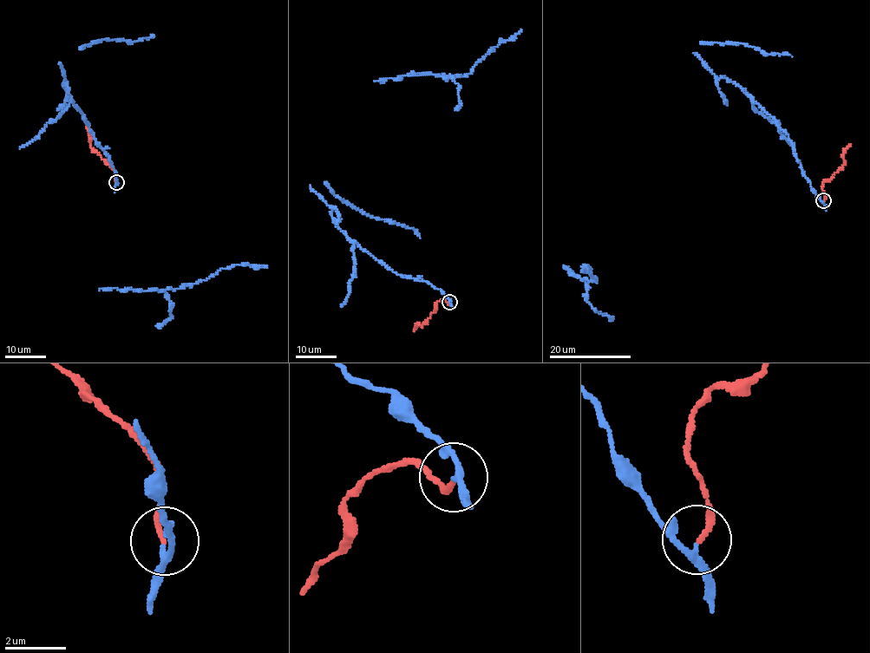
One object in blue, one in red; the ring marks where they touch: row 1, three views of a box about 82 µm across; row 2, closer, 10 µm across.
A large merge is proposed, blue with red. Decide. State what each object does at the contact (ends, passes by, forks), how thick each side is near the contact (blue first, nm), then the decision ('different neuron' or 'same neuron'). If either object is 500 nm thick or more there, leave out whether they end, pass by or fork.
blue passes by | red ends | 180/170 nm | different neuron

